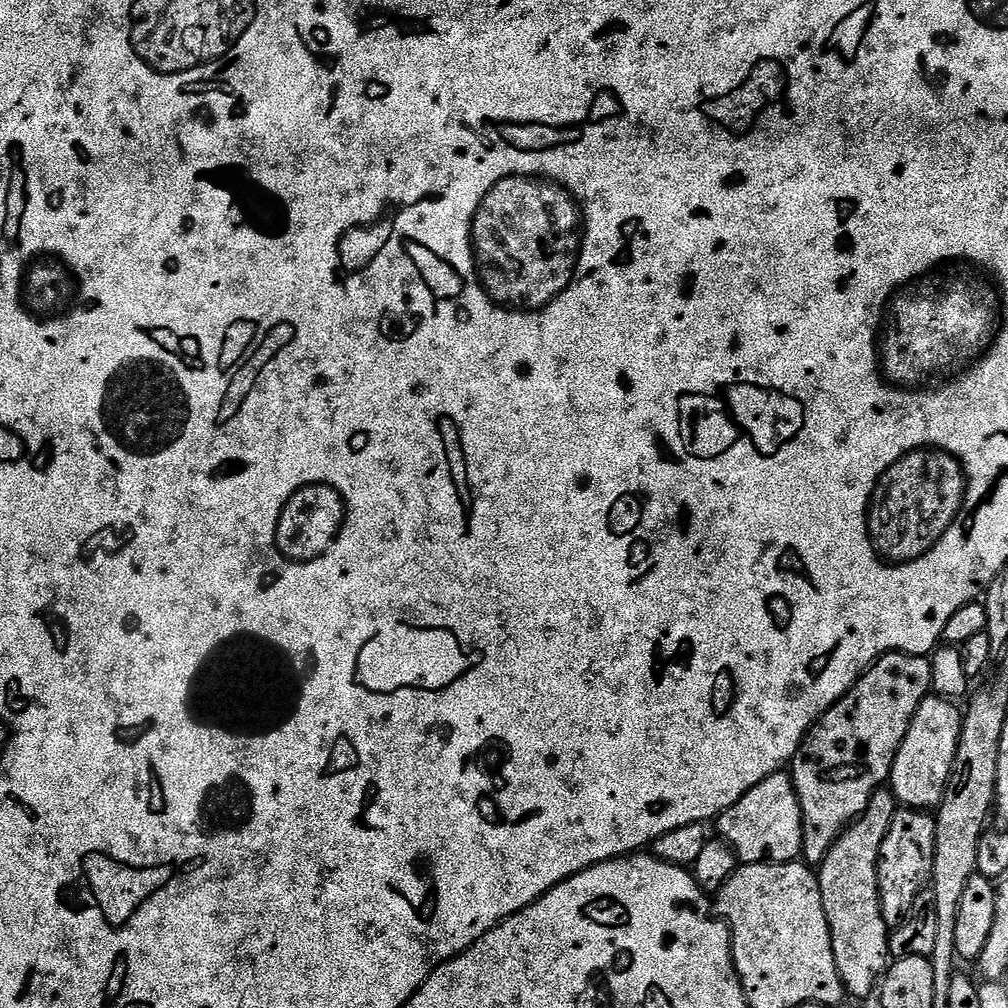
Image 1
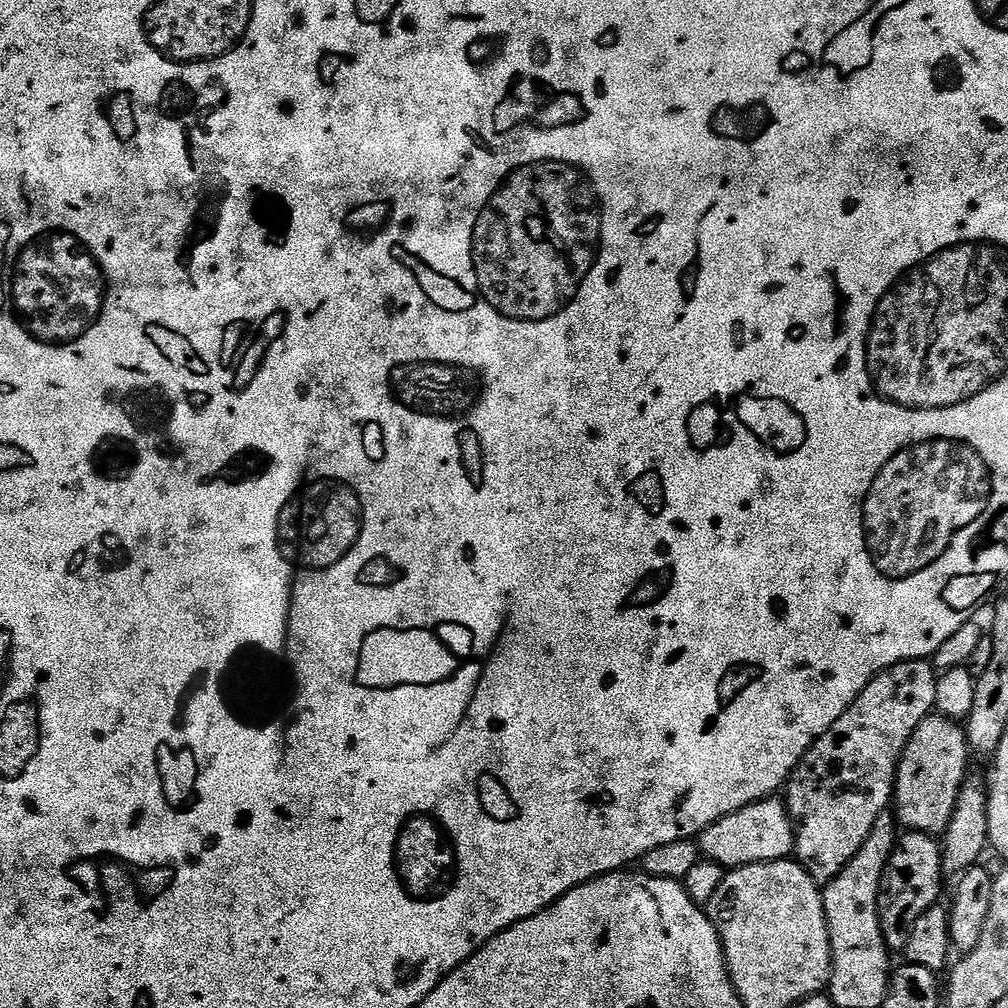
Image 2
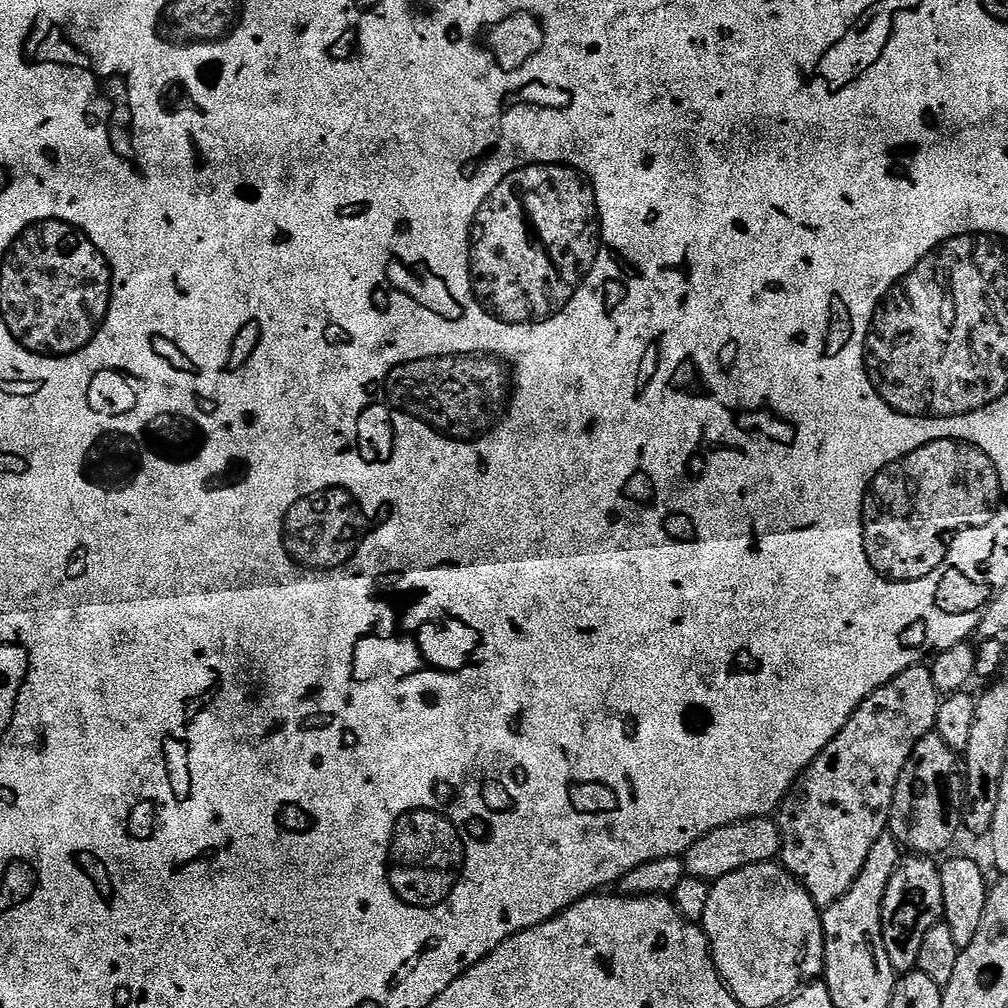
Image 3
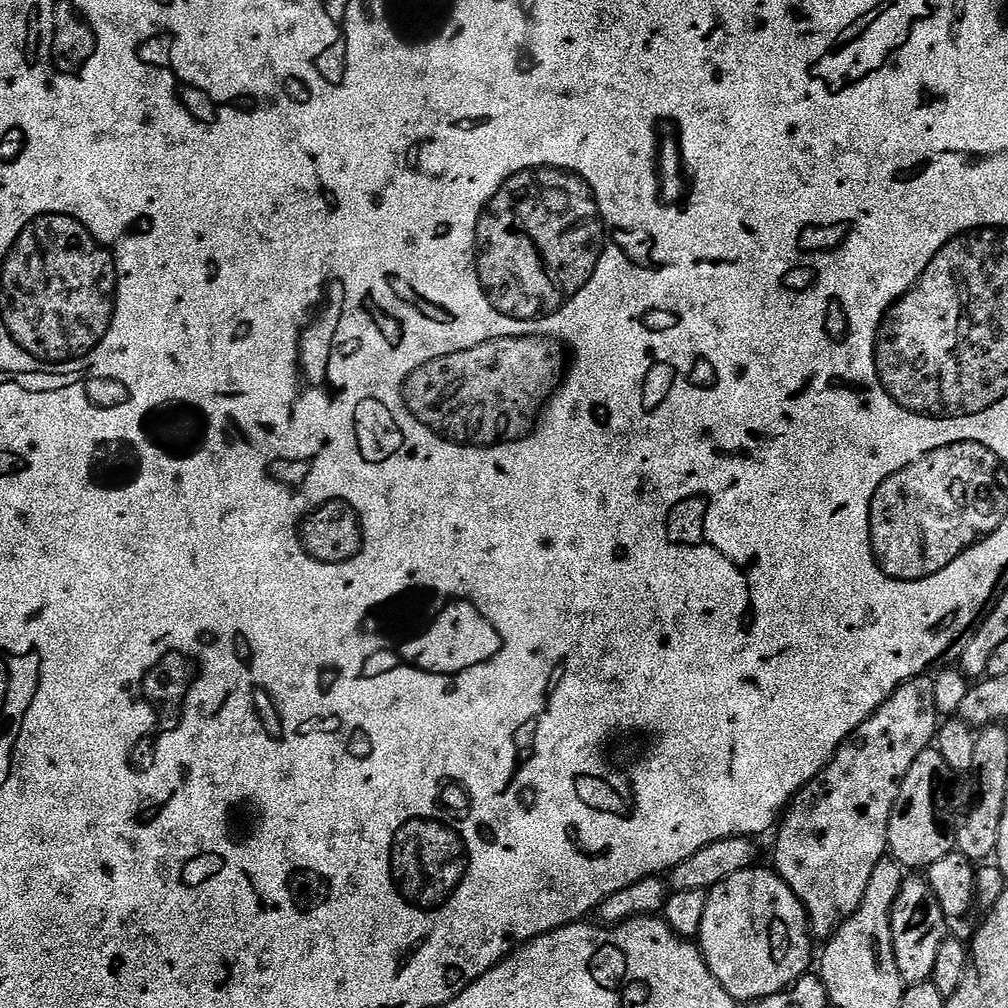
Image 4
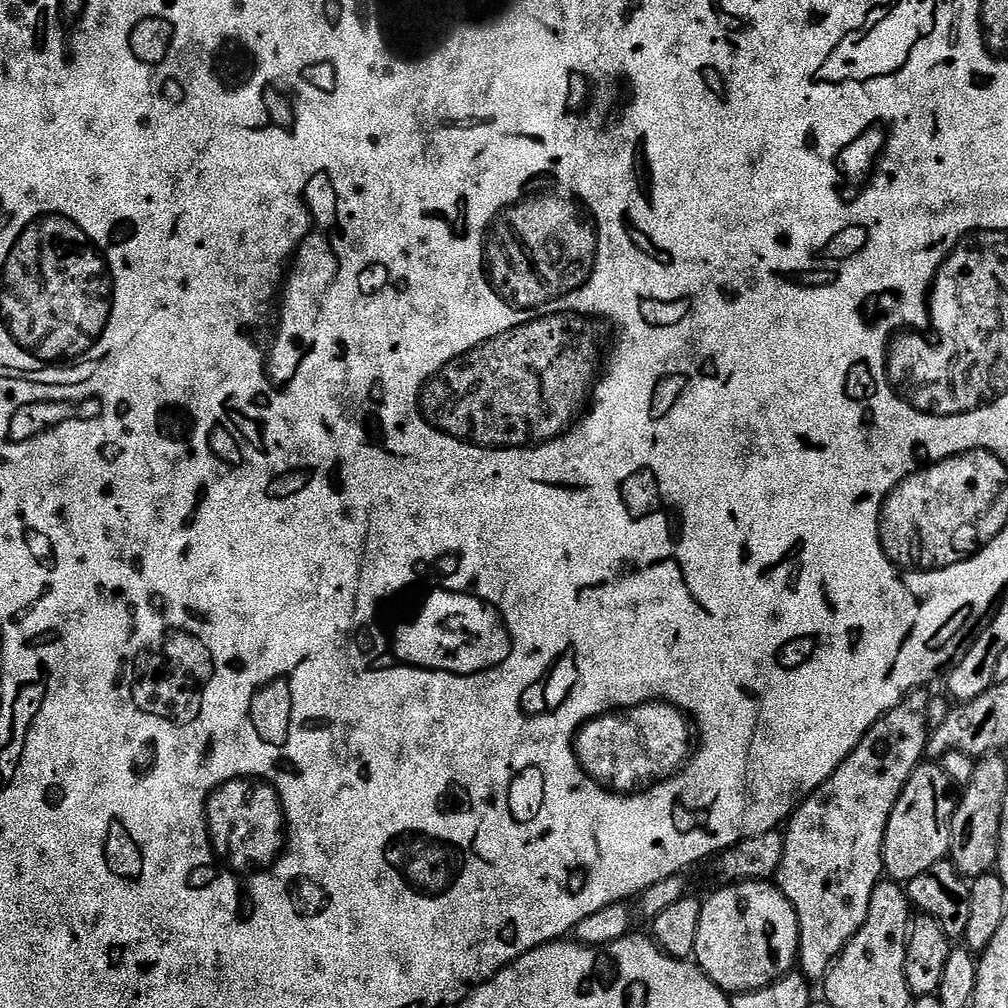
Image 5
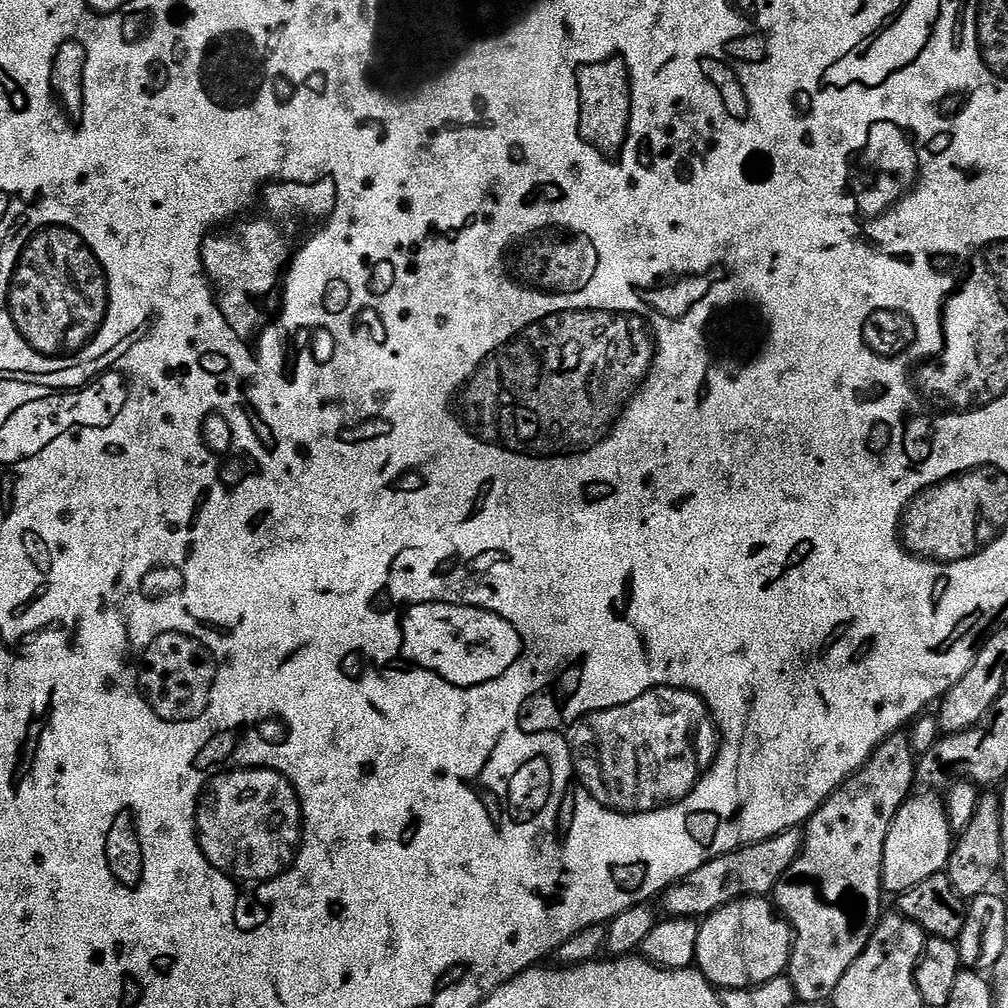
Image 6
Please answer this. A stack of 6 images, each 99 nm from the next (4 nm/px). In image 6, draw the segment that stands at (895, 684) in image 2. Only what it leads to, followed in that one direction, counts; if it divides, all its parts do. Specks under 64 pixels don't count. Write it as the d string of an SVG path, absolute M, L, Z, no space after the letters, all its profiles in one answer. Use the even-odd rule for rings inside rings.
M907 735L888 736L872 752L868 763L858 769L849 779L836 788L808 823L803 825L804 844L796 860L786 870L783 878L776 883L774 904L779 915L787 920L792 929L792 953L788 959L786 975L794 986L797 1001L820 1004L831 1001L842 974L866 950L876 922L882 915L882 858L886 846L886 834L896 811L904 805L916 779L917 761Z

